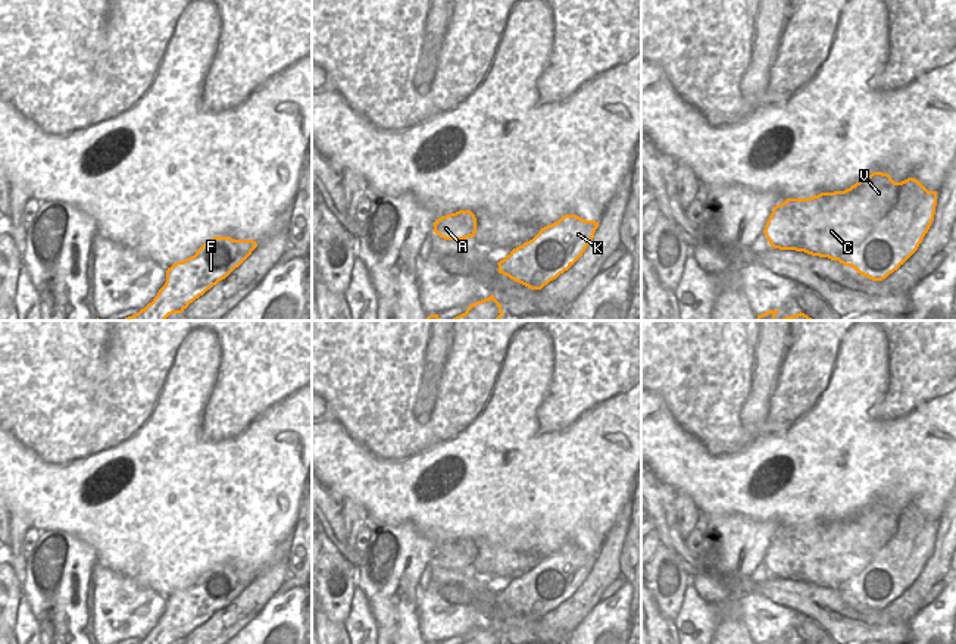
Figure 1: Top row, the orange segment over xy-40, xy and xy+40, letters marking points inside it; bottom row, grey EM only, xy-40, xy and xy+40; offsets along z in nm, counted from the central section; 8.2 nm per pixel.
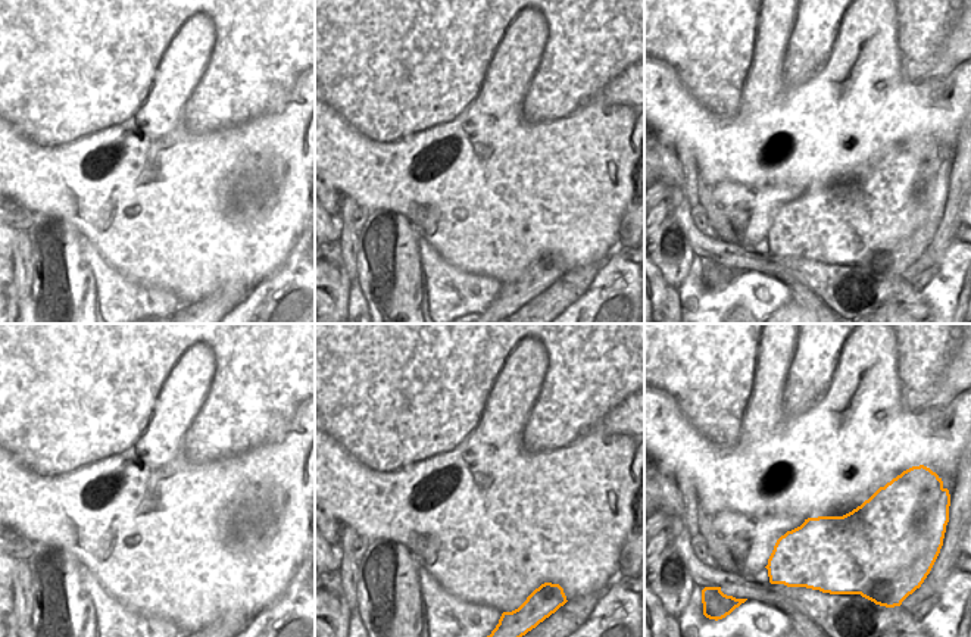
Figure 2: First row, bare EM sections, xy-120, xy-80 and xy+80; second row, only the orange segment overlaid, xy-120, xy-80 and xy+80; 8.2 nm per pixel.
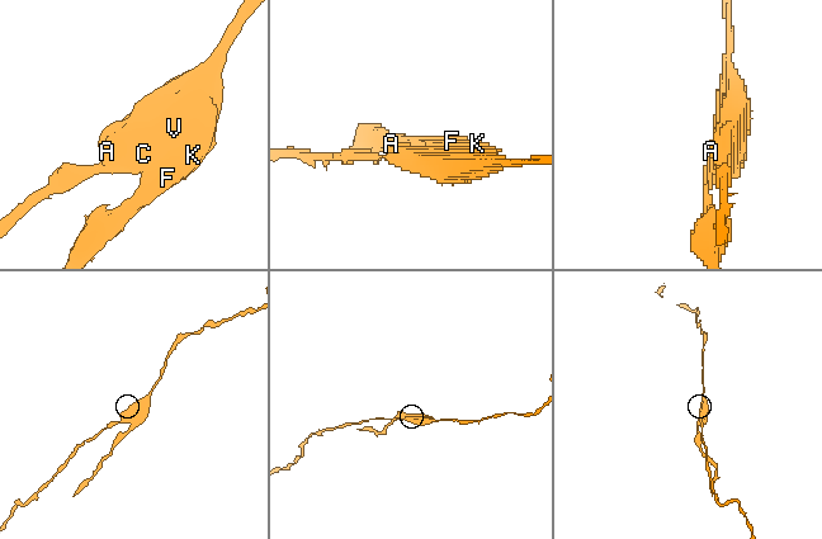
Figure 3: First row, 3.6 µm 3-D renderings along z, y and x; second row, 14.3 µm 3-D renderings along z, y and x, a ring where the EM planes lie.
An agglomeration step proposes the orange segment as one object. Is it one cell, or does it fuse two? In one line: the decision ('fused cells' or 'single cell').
fused cells

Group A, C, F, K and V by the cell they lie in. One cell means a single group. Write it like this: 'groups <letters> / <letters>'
groups A C K V / F

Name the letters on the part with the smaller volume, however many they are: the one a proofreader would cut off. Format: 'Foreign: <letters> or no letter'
Foreign: F

